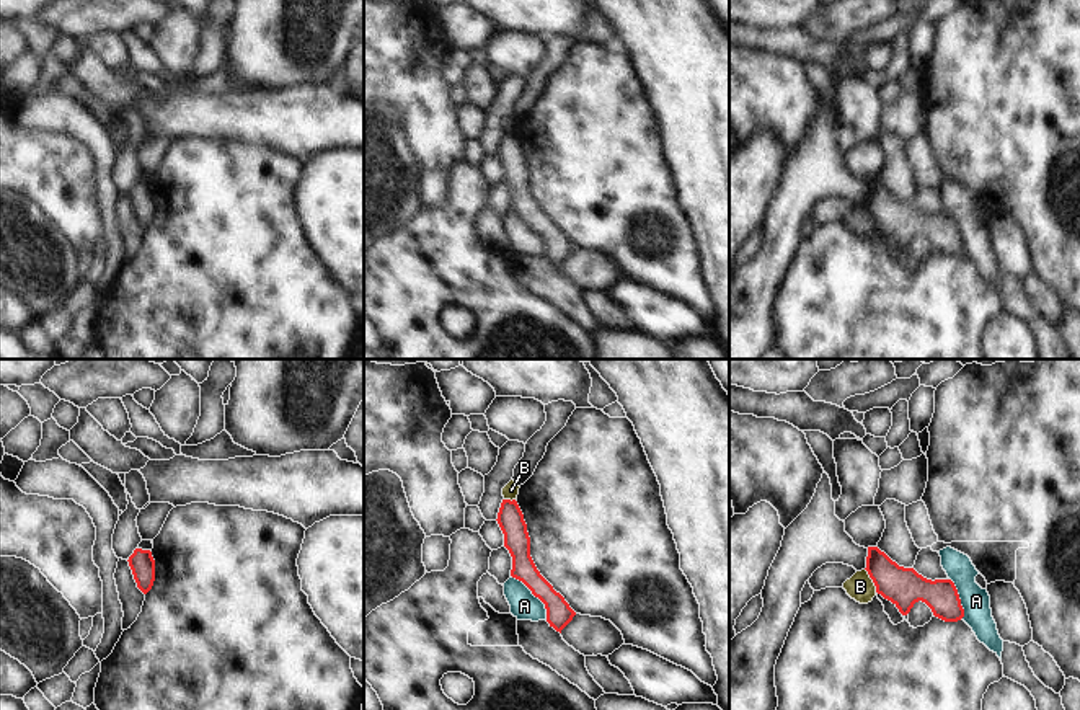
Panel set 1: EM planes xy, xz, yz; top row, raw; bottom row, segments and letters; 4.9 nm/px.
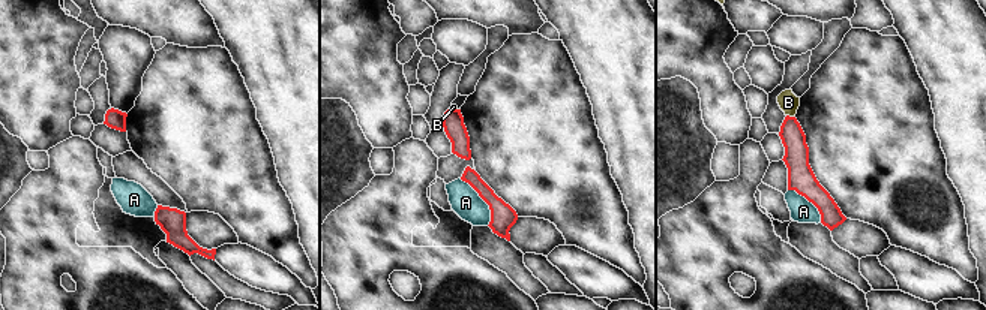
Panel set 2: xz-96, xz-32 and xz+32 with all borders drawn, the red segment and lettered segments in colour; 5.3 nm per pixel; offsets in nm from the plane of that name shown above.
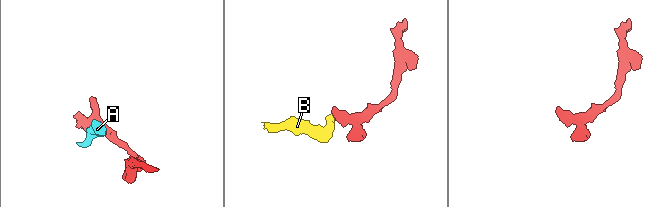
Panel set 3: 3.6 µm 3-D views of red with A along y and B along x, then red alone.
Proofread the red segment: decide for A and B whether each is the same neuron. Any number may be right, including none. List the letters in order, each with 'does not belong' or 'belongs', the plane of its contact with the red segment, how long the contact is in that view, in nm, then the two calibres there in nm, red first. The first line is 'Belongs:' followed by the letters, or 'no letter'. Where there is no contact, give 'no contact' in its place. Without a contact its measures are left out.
Belongs: no letter
A: does not belong; meets red in xz; contact 280 nm long; 130 nm thick on the red side, 140 nm on the other
B: does not belong; meets red in yz; contact 130 nm long; 190 nm thick on the red side, 140 nm on the other

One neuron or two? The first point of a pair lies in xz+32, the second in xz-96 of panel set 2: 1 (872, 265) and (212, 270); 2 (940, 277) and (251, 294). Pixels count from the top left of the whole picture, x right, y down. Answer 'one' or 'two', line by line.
1: one
2: two

